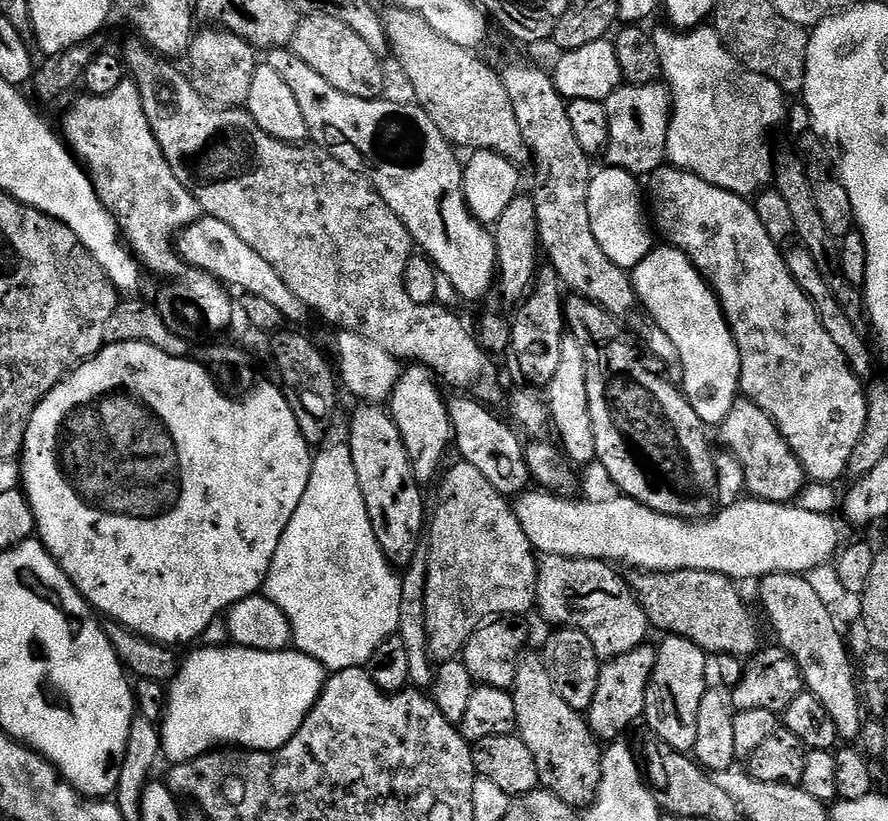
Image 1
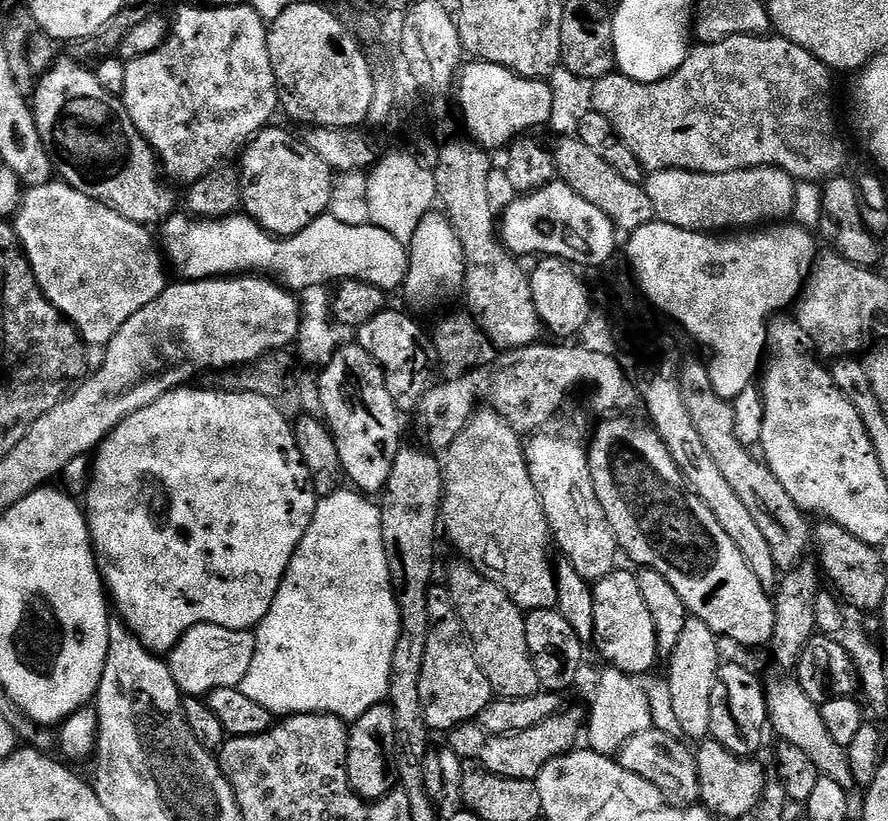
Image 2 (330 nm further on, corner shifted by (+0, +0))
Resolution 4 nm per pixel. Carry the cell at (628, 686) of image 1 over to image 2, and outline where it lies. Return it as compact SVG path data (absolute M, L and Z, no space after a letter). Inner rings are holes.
M580 708L561 711L551 716L546 722L534 726L530 730L522 730L514 734L490 734L480 727L479 723L469 722L460 724L447 733L447 747L452 748L454 754L462 762L477 760L479 767L485 772L492 772L496 776L505 776L515 780L535 781L546 763L556 756L564 756L577 747L576 739L581 739L586 728L586 712Z

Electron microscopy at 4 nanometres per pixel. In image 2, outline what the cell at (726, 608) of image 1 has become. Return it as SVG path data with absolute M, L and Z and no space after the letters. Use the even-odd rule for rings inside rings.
M795 678L788 680L767 681L766 695L768 697L768 722L771 731L776 731L783 743L790 746L798 746L818 766L821 776L834 778L843 788L849 790L857 787L857 782L852 776L850 762L848 761L848 749L838 746L834 738L830 735L830 730L826 730L826 722L822 722L820 705L813 702L802 690L802 686Z

